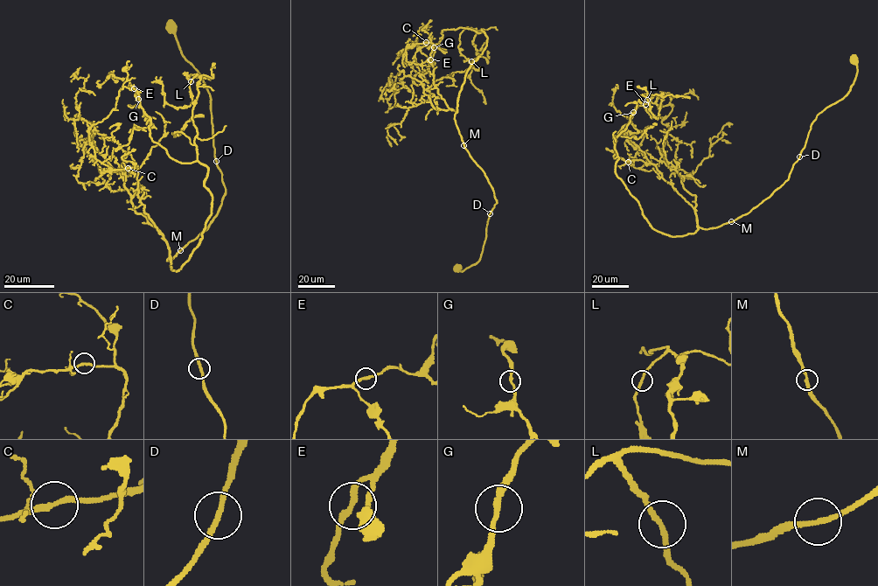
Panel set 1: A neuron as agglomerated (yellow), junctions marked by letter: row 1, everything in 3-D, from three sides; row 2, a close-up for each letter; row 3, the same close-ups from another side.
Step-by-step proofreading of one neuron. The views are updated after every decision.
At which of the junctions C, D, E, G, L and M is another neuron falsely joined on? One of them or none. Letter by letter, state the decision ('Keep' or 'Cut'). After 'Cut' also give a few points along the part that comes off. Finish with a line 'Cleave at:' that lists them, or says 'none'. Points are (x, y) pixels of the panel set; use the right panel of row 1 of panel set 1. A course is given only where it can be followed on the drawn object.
C: Keep
D: Keep
E: Keep
G: Keep
L: Keep
M: Keep
Cleave at: none

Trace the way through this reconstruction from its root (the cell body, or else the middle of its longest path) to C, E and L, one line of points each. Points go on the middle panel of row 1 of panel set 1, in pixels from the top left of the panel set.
C: (457, 268), (479, 261), (497, 199), (464, 147), (456, 111), (434, 85), (433, 44), (426, 42)
E: (457, 268), (479, 261), (497, 203), (454, 119), (464, 76), (487, 36), (484, 29), (442, 30), (430, 59)
L: (457, 268), (479, 261), (497, 203), (454, 119), (466, 72), (486, 45), (484, 29), (474, 29), (471, 61)

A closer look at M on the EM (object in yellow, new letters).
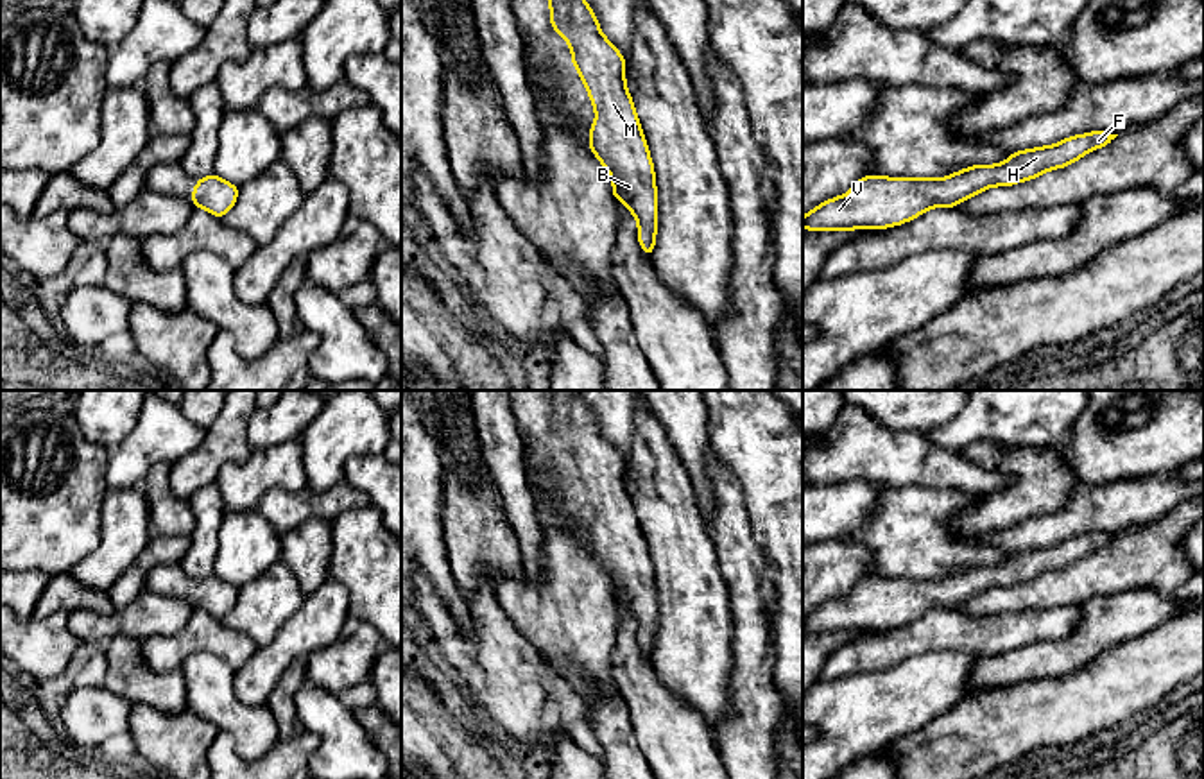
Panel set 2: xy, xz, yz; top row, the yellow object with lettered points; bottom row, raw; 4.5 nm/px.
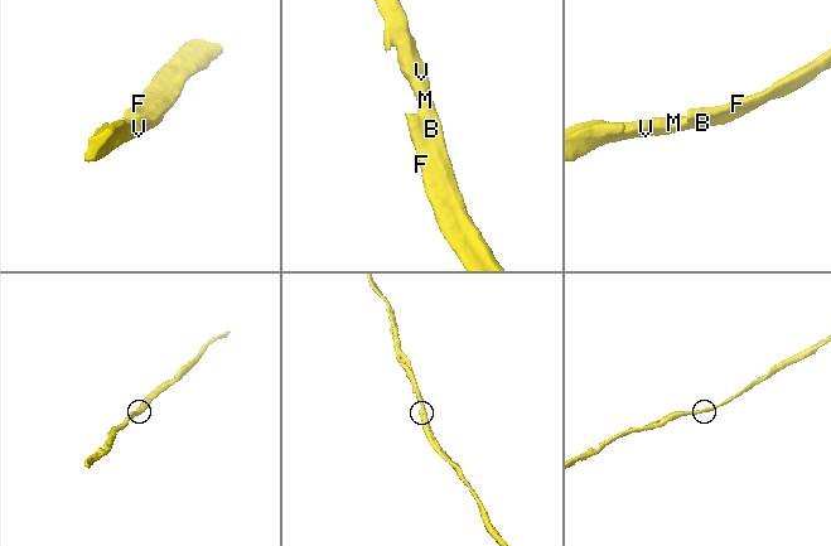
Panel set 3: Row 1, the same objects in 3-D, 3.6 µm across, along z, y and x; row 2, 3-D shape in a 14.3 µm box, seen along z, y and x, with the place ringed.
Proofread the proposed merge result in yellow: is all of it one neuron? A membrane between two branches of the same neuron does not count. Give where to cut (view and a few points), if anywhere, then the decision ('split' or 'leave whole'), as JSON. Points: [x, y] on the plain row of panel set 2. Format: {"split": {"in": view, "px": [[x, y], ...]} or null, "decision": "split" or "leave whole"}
{"split": null, "decision": "leave whole"}

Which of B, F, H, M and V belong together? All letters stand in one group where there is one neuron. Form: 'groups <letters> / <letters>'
groups B F H M V

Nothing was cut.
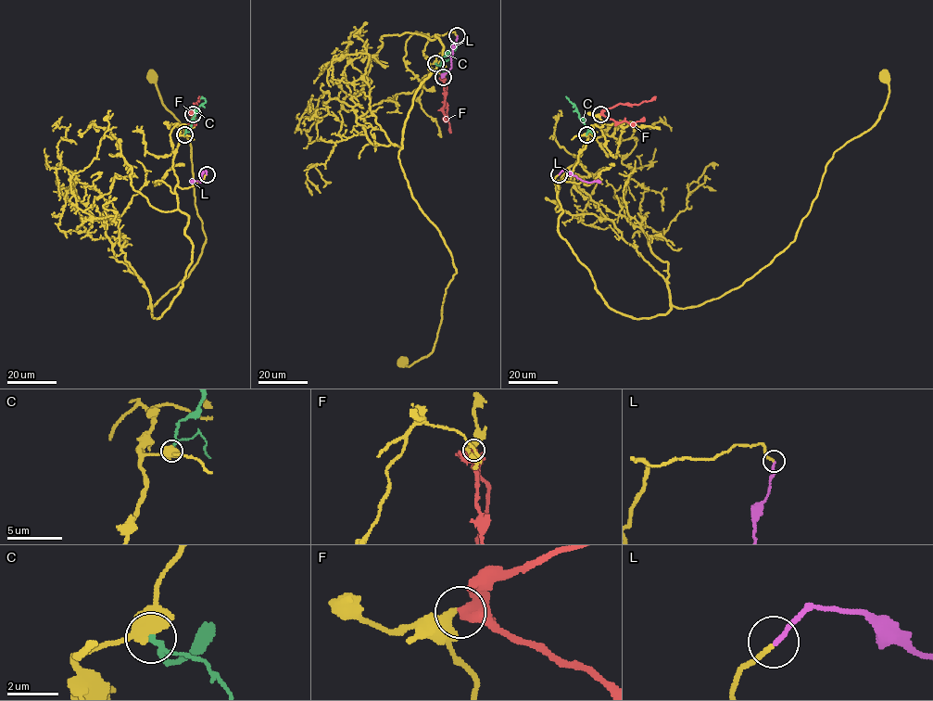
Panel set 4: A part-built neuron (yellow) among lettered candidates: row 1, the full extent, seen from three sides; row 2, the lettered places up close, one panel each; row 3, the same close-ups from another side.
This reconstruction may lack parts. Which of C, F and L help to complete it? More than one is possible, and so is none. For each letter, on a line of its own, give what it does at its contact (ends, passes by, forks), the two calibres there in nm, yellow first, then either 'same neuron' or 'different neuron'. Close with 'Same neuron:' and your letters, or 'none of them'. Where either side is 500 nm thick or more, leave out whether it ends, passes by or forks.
C: 550/200 nm | different neuron
F: it forks | 360/360 nm | different neuron
L: it ends | 170/170 nm | same neuron
Same neuron: L

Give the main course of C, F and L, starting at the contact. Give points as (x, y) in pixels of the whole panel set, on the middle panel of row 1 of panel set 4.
C: (435, 63), (438, 65), (444, 56), (456, 47), (451, 44)
F: (443, 77), (450, 133)
L: (457, 35), (450, 57), (451, 68), (442, 78)

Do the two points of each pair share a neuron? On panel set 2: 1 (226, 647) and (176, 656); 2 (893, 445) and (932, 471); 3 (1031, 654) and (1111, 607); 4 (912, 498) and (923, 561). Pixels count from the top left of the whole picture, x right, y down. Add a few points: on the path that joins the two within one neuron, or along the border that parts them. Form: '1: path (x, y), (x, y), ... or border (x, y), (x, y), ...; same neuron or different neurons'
1: path (214, 643), (189, 643); same neuron
2: path (902, 453), (923, 464); same neuron
3: path (1050, 654), (1066, 654), (1093, 627); same neuron
4: path (918, 514), (918, 539), (923, 545); same neuron

